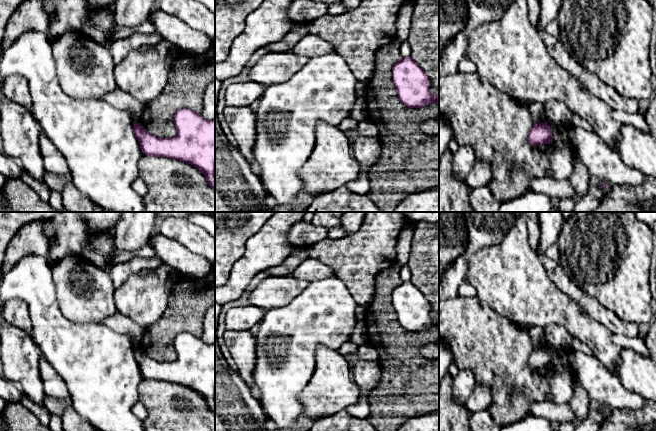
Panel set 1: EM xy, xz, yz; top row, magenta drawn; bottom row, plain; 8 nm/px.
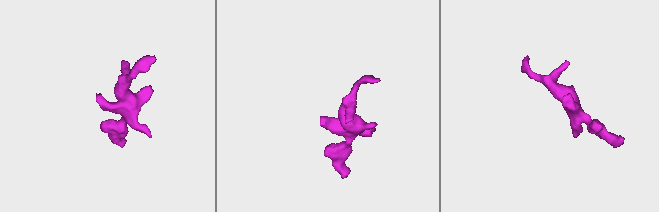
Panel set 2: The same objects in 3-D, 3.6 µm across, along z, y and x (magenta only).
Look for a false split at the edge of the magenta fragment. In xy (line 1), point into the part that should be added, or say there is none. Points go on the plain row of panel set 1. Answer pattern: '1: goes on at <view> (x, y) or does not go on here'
1: does not go on here

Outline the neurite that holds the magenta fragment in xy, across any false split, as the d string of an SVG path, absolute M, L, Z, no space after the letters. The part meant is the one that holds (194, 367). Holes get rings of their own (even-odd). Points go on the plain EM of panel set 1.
M180 333L174 339L177 359L172 362L158 362L151 359L141 347L133 345L134 358L143 378L148 380L173 382L198 392L215 414L215 344L206 344L198 336Z

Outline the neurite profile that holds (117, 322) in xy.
M120 312L105 318L102 323L112 331L127 336L136 347L141 347L145 329Z

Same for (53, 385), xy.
M41 357L39 360L39 372L45 395L60 400L69 398L66 383L44 357Z

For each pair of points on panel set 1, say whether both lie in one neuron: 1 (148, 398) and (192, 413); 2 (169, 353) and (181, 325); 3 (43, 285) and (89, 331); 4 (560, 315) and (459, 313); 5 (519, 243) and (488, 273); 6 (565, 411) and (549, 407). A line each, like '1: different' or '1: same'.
1: same
2: same
3: same
4: different
5: same
6: same

